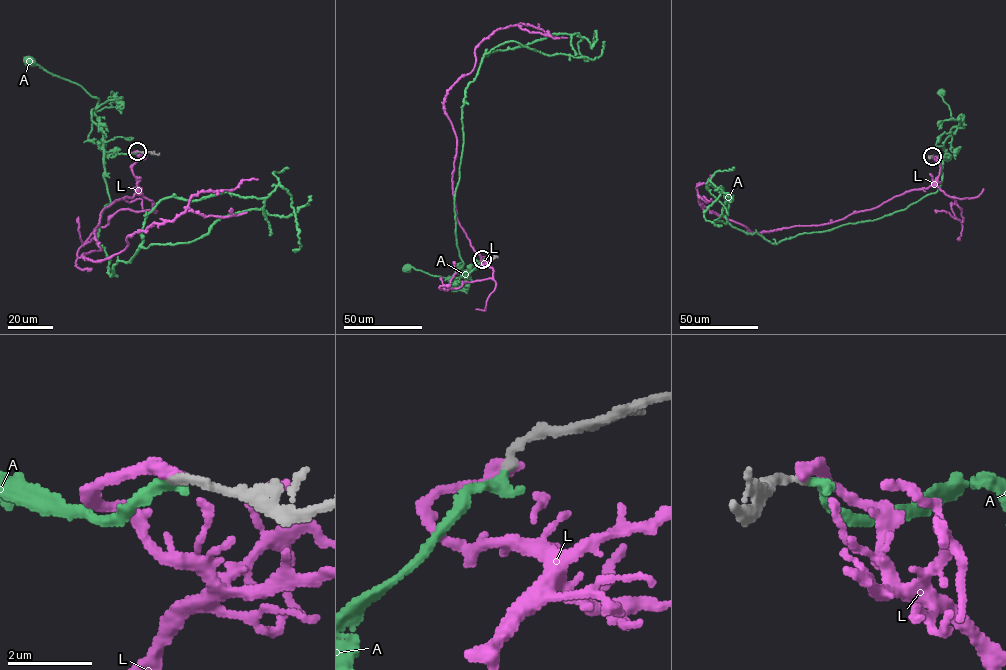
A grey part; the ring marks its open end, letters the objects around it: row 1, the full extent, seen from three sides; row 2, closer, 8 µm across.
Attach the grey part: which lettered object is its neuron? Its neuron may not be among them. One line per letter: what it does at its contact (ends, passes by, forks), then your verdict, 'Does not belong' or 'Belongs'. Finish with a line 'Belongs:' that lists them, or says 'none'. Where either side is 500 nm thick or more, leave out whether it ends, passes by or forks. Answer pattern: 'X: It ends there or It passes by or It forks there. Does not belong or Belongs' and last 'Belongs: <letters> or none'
A: It ends there. Belongs
L: It ends there. Does not belong
Belongs: A

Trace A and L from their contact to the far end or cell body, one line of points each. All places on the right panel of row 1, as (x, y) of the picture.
A: (932, 156), (945, 157), (943, 142), (950, 130), (960, 122), (951, 117), (941, 93)
L: (932, 156), (940, 167), (934, 185), (911, 190), (826, 224), (759, 233), (702, 207), (696, 187), (710, 176)

